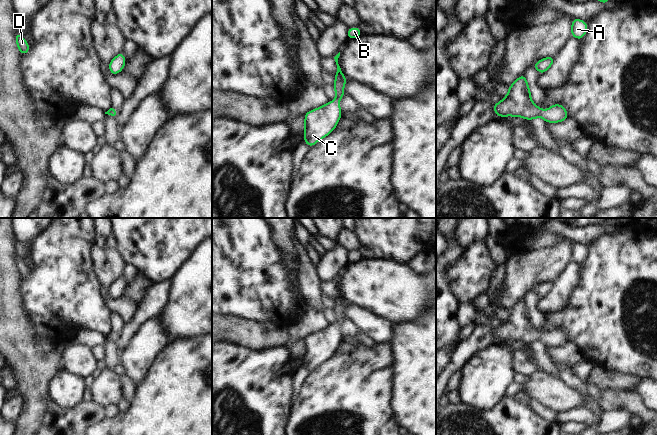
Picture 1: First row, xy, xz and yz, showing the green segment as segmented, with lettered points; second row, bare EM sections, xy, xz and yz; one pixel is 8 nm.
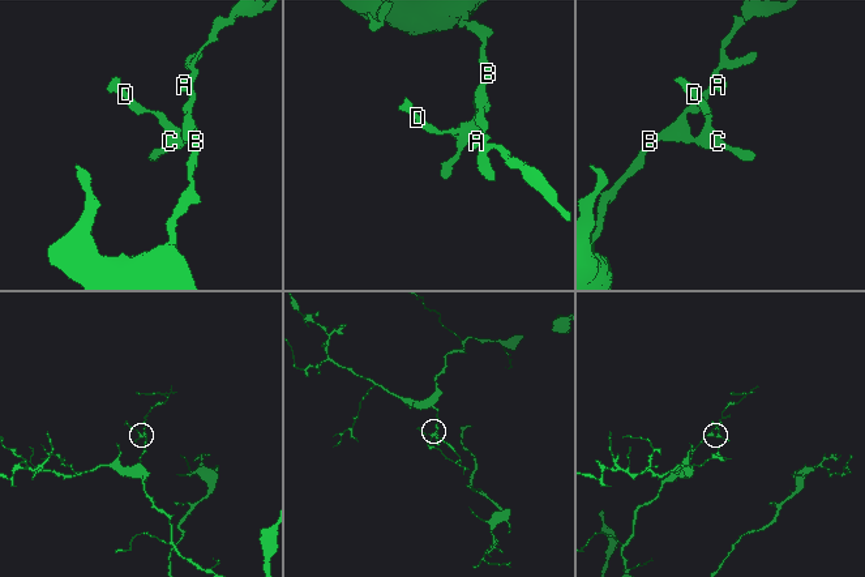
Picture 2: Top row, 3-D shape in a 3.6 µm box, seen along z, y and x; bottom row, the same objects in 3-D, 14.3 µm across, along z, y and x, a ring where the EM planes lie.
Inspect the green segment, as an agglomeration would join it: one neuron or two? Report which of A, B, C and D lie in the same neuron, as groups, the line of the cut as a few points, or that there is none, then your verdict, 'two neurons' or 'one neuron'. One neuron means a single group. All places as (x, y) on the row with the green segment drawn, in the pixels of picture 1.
A B C D; no cut; one neuron

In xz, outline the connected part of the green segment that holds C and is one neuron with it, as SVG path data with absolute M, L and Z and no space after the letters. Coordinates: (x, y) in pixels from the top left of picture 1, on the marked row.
M340 52L334 57L337 65L336 74L334 76L335 82L333 84L336 99L304 114L305 130L303 131L303 142L310 148L332 133L342 117L340 100L343 96L345 96L344 86L348 79L343 75L343 72L338 64L339 56Z

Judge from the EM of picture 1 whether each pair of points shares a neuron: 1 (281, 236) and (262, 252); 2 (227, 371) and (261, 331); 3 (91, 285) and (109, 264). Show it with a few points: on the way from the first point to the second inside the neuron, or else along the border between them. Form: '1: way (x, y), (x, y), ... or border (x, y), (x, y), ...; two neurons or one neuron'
1: border (270, 228), (272, 242), (287, 261); two neurons
2: border (224, 341), (249, 348), (271, 347); two neurons
3: border (91, 256), (93, 271), (96, 280), (100, 284); two neurons

